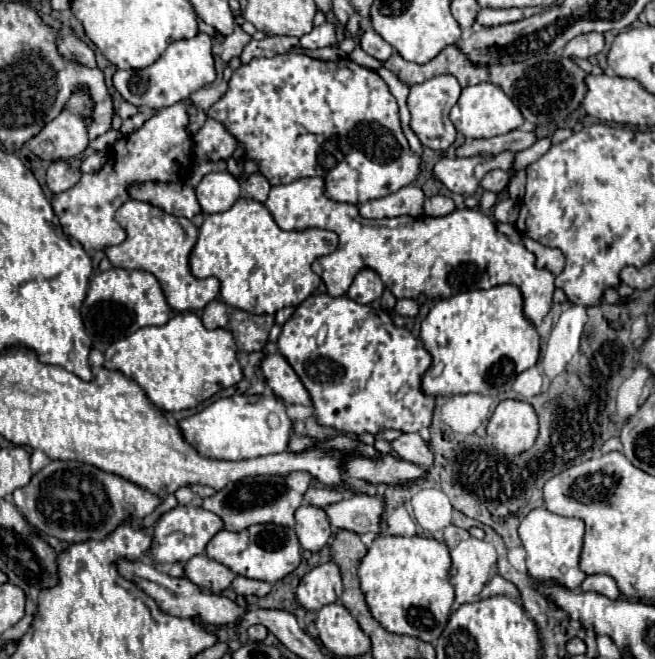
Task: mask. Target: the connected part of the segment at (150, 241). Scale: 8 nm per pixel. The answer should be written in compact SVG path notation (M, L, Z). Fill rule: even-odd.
M127 200L117 210L115 216L121 228L127 232L127 240L119 246L111 246L105 250L113 266L119 266L125 270L151 272L159 280L169 306L175 308L177 312L201 310L219 296L221 282L217 278L199 280L189 270L189 256L195 248L197 234L199 234L199 230L191 220L171 216L161 208L155 208L151 204L137 202L137 200Z

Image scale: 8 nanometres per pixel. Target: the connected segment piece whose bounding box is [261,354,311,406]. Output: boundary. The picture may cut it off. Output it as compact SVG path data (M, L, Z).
M281 354L265 356L261 368L267 384L285 404L311 406L311 396L307 394L307 388L303 386L303 382L299 382L299 376L295 374L295 370L291 370L289 362Z

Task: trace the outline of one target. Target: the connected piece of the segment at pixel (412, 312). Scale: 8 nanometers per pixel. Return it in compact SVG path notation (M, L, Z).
M397 300L397 304L395 304L395 312L399 314L399 316L417 316L417 302L415 300Z

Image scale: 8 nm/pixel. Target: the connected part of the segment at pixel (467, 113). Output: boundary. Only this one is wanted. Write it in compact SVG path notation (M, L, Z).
M491 82L463 88L457 104L461 110L461 120L457 130L467 138L493 138L499 134L507 134L525 122L521 110L511 102L511 98L507 98L507 94L503 94L503 90L499 90L499 86Z

